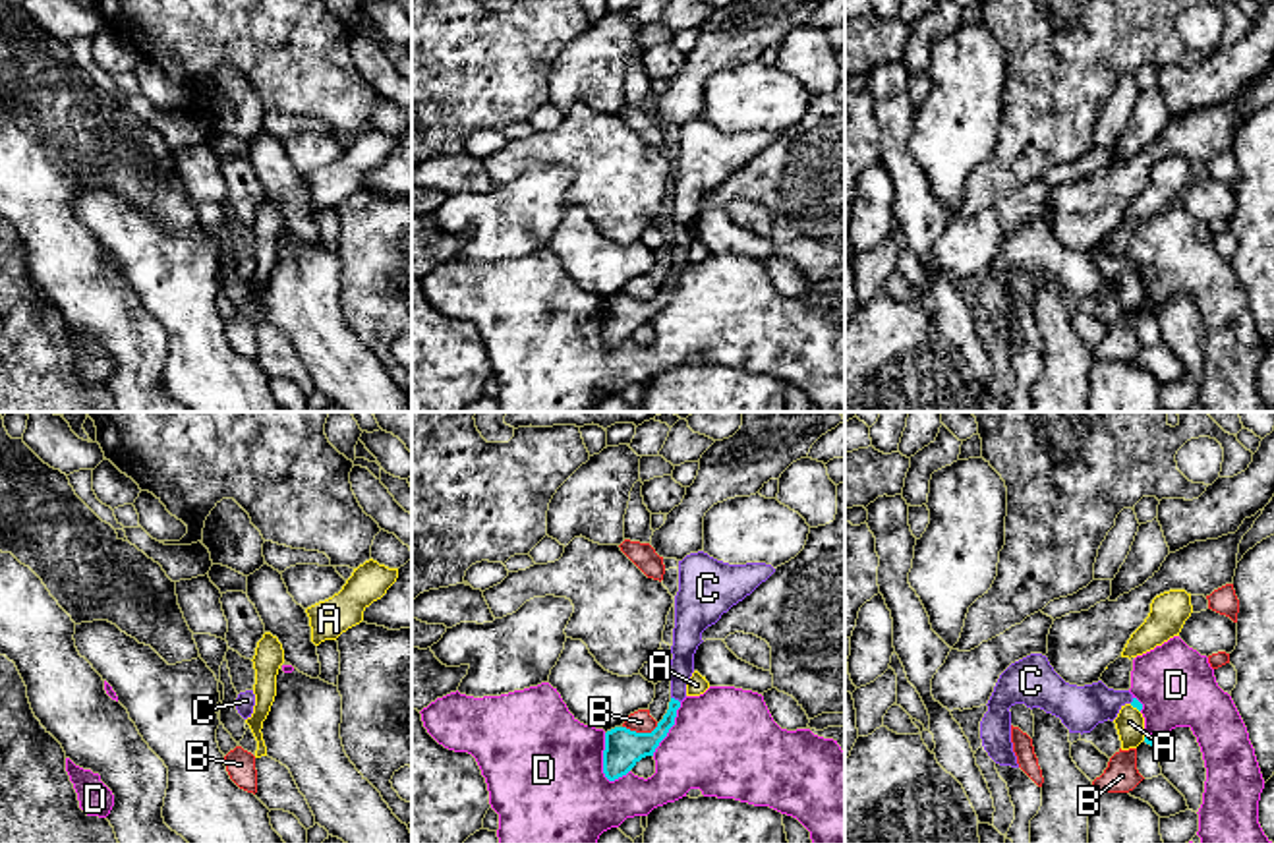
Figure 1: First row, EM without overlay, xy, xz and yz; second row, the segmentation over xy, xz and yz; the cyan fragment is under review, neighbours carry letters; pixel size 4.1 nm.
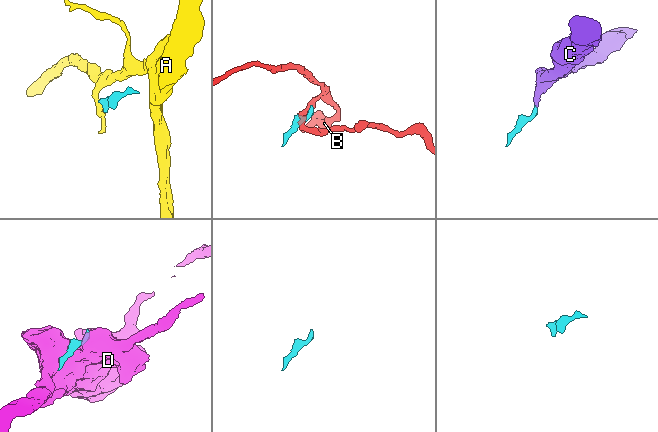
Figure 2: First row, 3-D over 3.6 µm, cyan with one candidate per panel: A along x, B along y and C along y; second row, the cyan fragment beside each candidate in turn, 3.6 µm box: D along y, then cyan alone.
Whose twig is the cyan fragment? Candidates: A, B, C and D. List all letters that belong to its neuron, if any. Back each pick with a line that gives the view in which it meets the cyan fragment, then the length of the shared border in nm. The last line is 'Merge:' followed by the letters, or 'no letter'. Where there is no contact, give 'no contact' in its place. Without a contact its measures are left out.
C: xz | 50 nm
Merge: C

